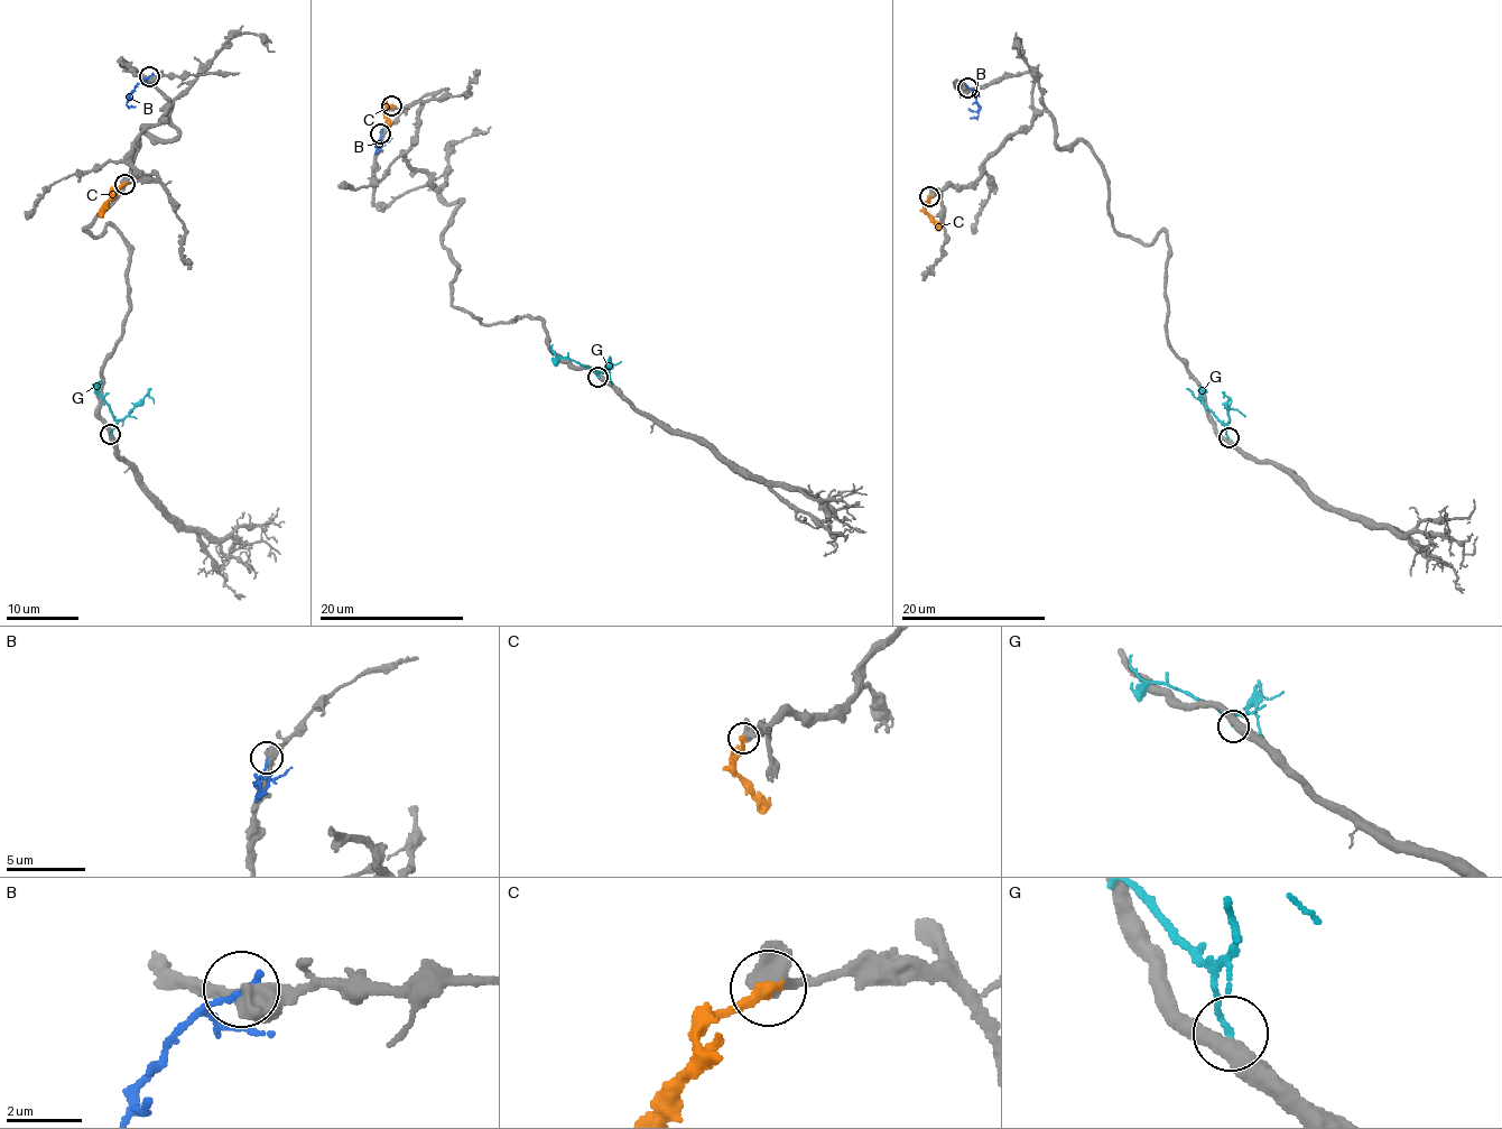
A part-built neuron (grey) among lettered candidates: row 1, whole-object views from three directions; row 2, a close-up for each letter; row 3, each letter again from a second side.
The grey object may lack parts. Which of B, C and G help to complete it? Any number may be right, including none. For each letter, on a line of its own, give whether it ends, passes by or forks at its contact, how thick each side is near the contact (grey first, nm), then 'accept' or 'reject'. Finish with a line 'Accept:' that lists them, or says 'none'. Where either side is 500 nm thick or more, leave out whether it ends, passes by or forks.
B: it ends; calibres 480 and 200 nm; reject
C: calibres 650 and 320 nm; accept
G: it ends; calibres 440 and 160 nm; reject
Accept: C

